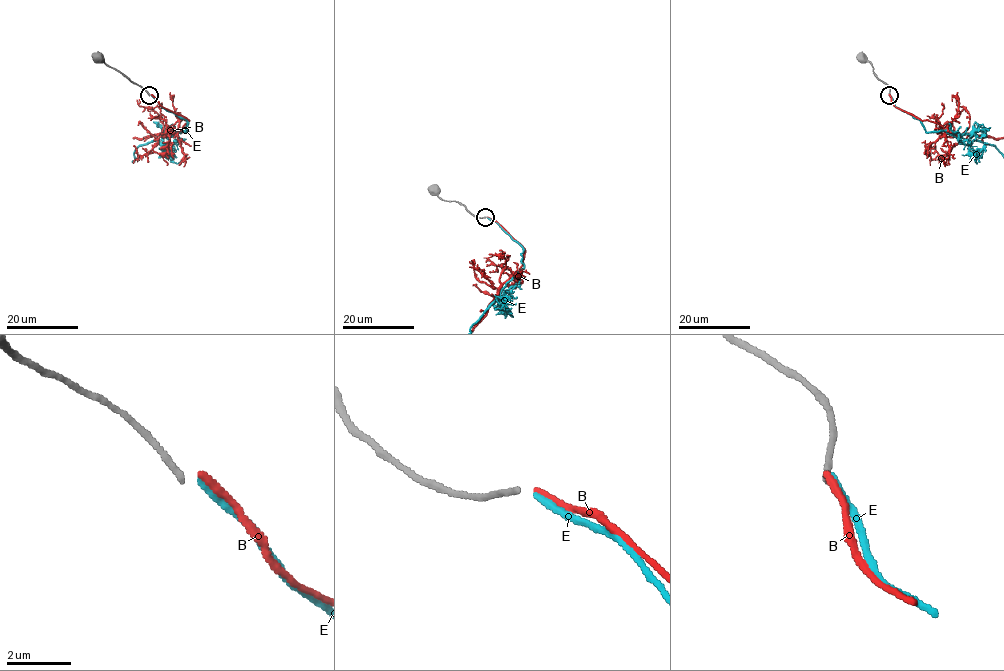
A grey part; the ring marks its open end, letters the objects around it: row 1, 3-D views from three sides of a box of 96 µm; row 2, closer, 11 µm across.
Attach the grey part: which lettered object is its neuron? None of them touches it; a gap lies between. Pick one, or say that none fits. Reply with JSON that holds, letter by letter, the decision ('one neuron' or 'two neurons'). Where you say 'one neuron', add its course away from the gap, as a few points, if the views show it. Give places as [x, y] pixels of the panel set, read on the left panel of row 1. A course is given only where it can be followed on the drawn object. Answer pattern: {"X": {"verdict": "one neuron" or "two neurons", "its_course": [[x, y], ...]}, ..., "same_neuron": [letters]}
{"B": {"verdict": "two neurons"}, "E": {"verdict": "two neurons"}, "same_neuron": []}

